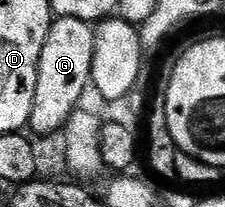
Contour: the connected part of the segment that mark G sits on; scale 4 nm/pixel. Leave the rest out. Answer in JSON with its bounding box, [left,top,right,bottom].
[27,17,95,135]

